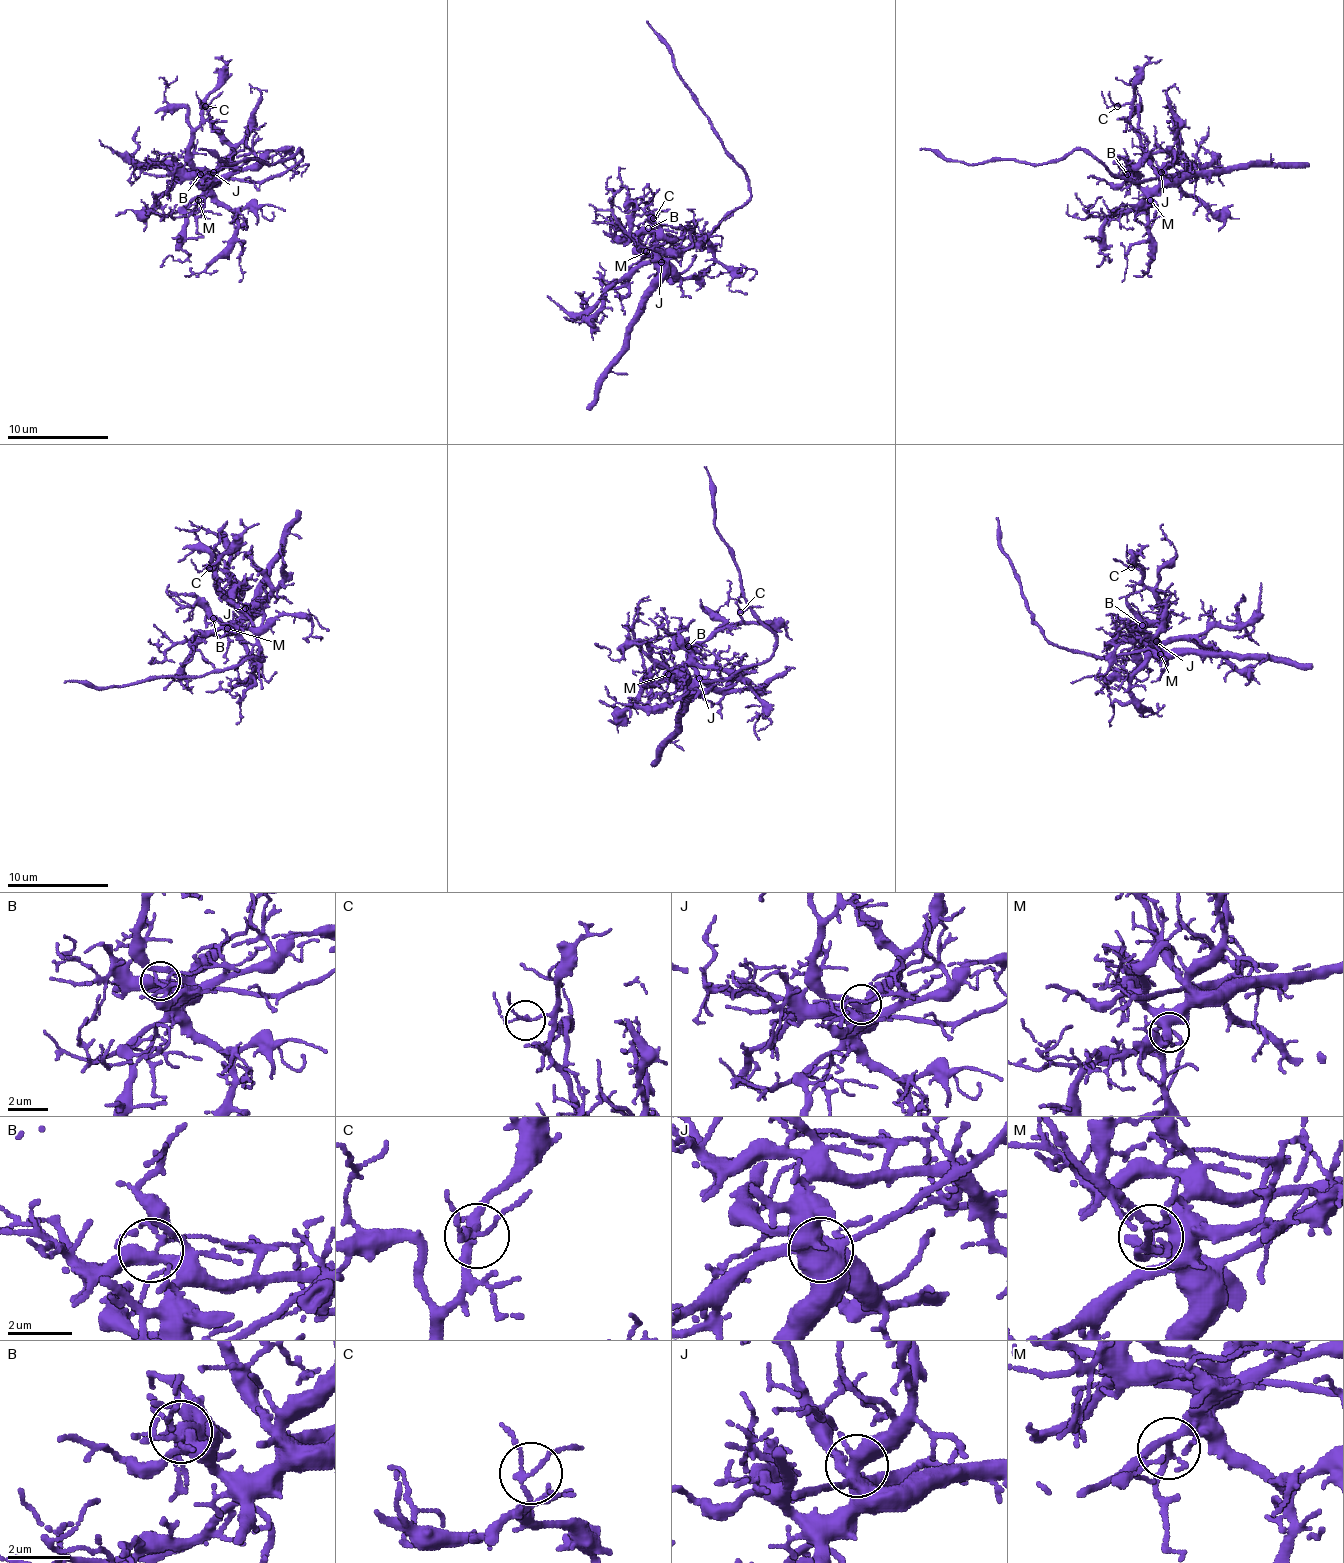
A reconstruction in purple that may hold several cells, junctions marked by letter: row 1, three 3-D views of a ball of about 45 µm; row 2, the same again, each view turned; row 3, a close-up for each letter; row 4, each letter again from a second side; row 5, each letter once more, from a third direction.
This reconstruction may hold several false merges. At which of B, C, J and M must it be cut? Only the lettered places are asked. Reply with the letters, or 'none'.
none

